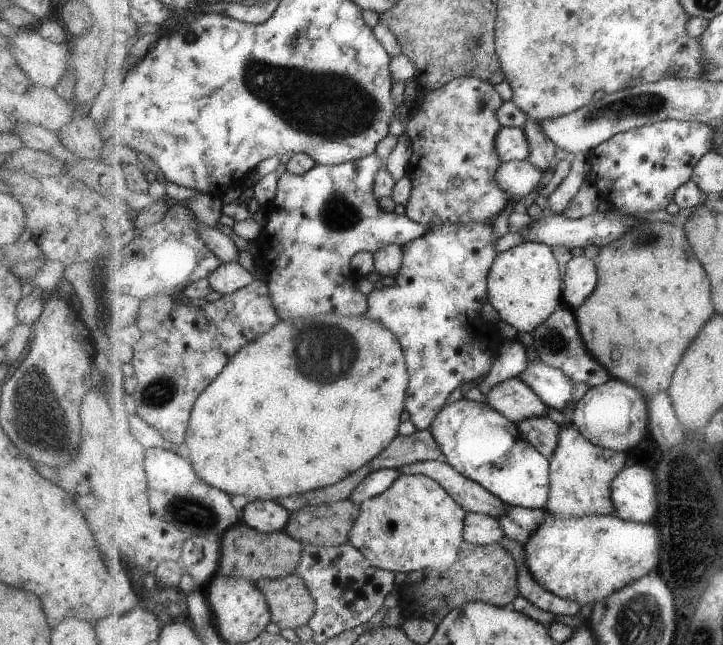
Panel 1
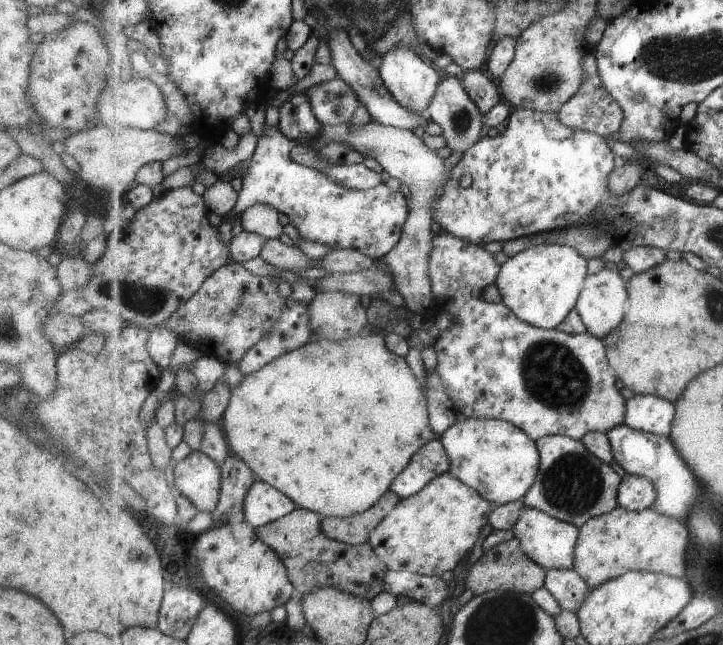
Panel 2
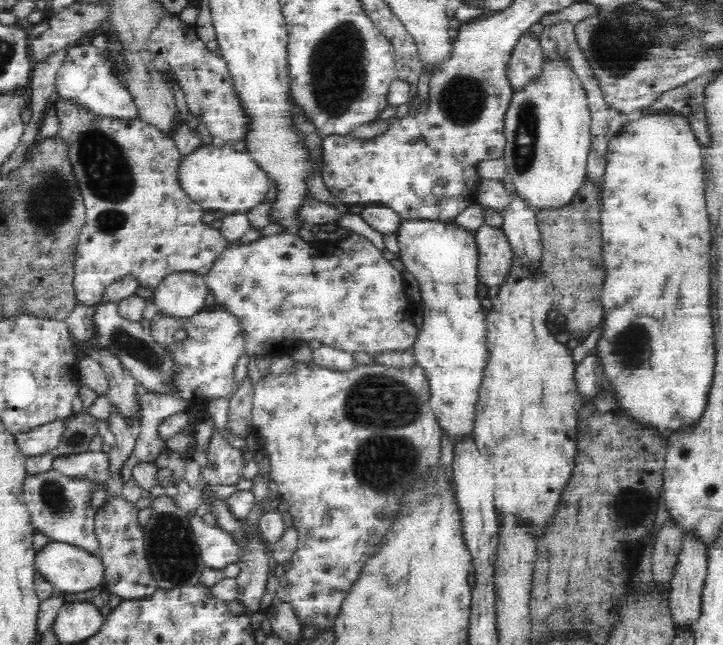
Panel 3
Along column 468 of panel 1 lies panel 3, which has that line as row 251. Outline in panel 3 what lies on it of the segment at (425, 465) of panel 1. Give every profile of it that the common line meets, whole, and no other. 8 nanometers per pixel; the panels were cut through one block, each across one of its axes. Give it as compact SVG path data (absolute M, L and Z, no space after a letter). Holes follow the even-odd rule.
M482 223L474 232L478 251L477 279L492 291L500 286L507 275L513 252L507 236L500 227Z

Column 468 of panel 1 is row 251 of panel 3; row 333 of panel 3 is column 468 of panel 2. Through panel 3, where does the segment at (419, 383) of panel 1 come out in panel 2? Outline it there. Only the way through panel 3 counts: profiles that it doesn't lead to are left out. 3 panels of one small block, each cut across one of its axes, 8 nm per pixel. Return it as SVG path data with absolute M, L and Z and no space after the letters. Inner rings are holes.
M440 228L439 233L432 236L432 248L429 252L428 259L428 276L432 283L432 292L434 293L434 316L439 313L450 314L453 317L454 324L448 330L441 331L439 337L433 344L434 351L437 355L436 372L440 374L443 380L445 391L448 395L450 406L454 410L461 412L466 418L486 418L486 419L501 419L515 424L522 428L527 434L531 435L538 441L540 438L547 435L565 435L575 440L583 440L590 432L607 433L621 424L625 424L626 403L627 398L624 398L621 390L617 388L617 378L614 374L610 362L607 360L606 344L604 340L594 336L592 333L571 335L557 329L543 329L533 327L531 324L519 319L511 308L508 308L502 303L491 304L483 298L483 292L487 286L496 285L499 279L499 274L502 272L502 266L497 262L497 256L490 251L487 251L483 245L466 242L456 235L446 232Z

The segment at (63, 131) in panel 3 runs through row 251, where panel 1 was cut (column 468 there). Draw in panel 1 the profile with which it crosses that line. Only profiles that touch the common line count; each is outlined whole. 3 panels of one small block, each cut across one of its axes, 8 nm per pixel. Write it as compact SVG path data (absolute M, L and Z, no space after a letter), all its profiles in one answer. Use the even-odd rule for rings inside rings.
M457 77L449 84L425 94L423 100L419 98L417 106L411 107L405 130L413 140L414 158L407 176L414 183L414 189L409 202L404 206L411 220L430 227L449 222L471 224L492 220L507 208L512 196L495 180L495 174L503 164L495 146L499 130L503 127L498 119L503 103L502 94L490 82L479 77Z

